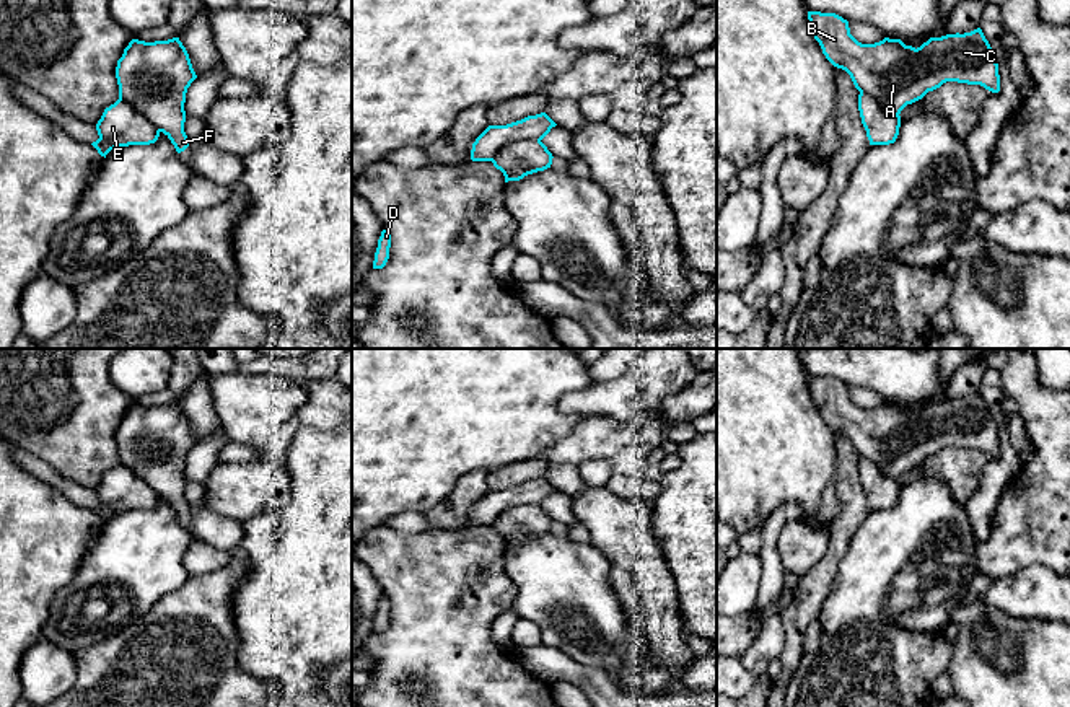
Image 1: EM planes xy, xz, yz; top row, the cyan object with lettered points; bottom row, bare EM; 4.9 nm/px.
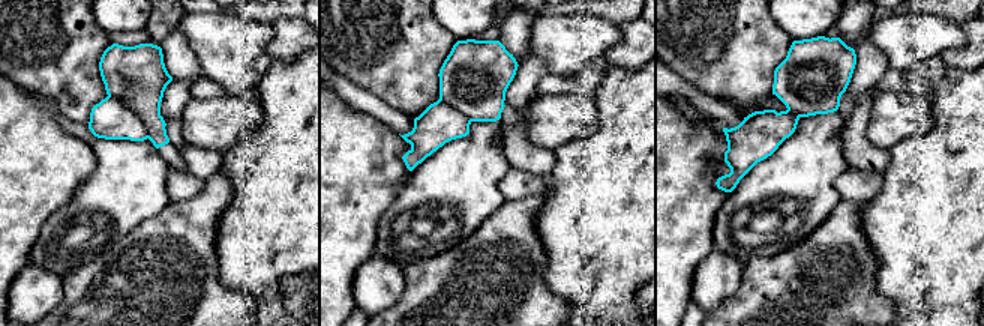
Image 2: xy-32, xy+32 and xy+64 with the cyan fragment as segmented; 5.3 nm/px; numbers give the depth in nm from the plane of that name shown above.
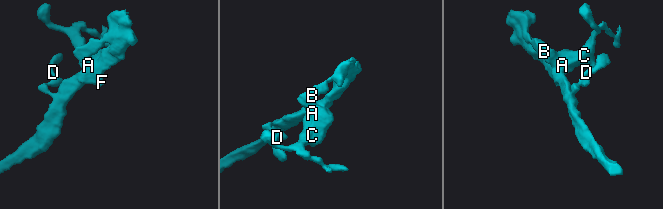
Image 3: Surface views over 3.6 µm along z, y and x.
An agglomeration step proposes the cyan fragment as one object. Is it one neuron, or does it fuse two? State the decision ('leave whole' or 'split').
split

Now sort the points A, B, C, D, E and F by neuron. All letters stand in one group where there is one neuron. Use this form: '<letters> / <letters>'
A B C F / D E

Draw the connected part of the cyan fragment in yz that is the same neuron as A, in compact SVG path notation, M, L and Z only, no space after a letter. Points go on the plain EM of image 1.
M808 376L809 393L826 424L845 435L860 458L870 459L884 476L901 476L946 446L980 450L992 458L1000 456L995 419L980 393L964 399L930 402L920 412L906 411L901 404L884 402L875 409L862 409L852 399L849 386L835 378Z

